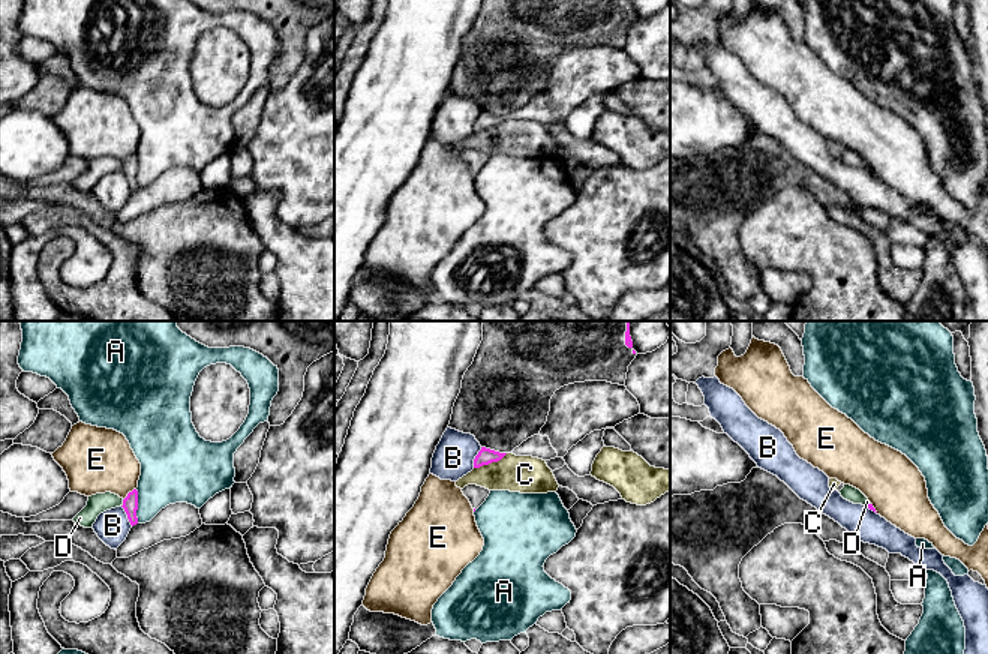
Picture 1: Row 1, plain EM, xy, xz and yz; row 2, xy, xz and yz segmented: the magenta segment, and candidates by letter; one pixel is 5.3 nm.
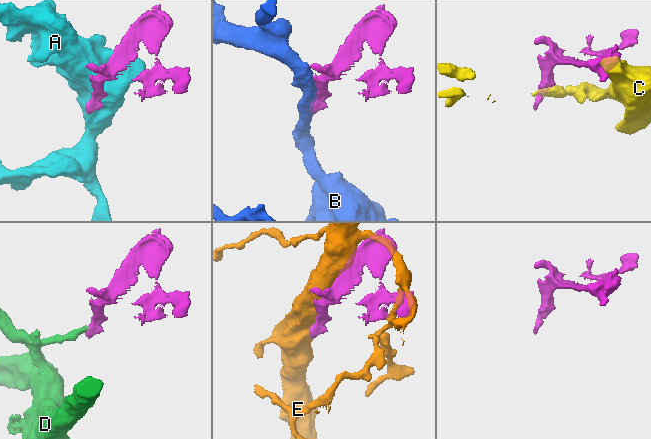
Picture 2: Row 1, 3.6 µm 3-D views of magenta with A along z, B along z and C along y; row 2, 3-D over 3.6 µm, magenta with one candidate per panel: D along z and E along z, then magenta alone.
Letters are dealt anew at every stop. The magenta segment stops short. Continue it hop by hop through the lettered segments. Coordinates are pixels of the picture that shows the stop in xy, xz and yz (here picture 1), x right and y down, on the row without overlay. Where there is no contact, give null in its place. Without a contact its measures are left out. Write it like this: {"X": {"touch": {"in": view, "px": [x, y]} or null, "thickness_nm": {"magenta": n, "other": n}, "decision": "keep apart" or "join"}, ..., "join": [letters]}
{"A": {"touch": {"in": "xy", "px": [137, 170]}, "thickness_nm": {"magenta": 80, "other": 320}, "decision": "keep apart"}, "B": {"touch": {"in": "xy", "px": [128, 180]}, "thickness_nm": {"magenta": 80, "other": 180}, "decision": "keep apart"}, "C": {"touch": {"in": "xz", "px": [491, 126]}, "thickness_nm": {"magenta": 90, "other": 200}, "decision": "keep apart"}, "D": {"touch": {"in": "xy", "px": [123, 167]}, "thickness_nm": {"magenta": 80, "other": 110}, "decision": "keep apart"}, "E": {"touch": {"in": "xy", "px": [128, 158]}, "thickness_nm": {"magenta": 80, "other": 360}, "decision": "keep apart"}, "join": []}

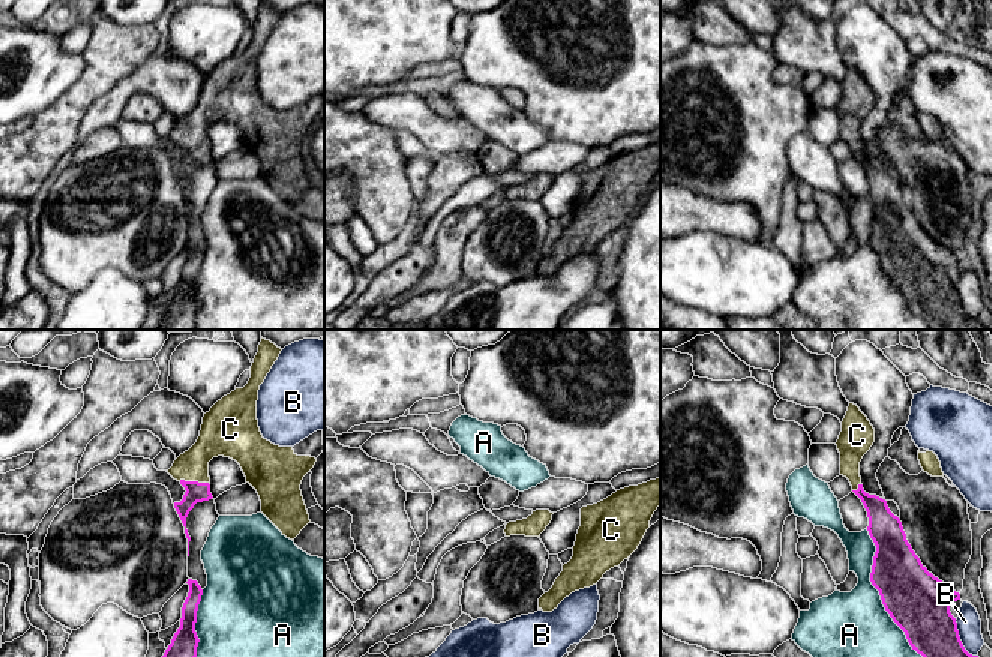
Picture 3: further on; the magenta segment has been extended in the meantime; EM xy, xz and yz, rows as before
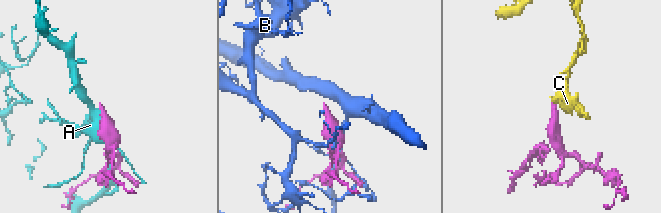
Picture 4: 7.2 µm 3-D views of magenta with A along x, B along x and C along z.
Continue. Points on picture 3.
{"A": {"touch": {"in": "yz", "px": [881, 261]}, "thickness_nm": {"magenta": 320, "other": 440}, "decision": "keep apart"}, "B": {"touch": {"in": "yz", "px": [961, 305]}, "thickness_nm": {"magenta": 280, "other": 130}, "decision": "keep apart"}, "C": {"touch": {"in": "xy", "px": [194, 146]}, "thickness_nm": {"magenta": 110, "other": 170}, "decision": "join"}, "join": ["C"]}

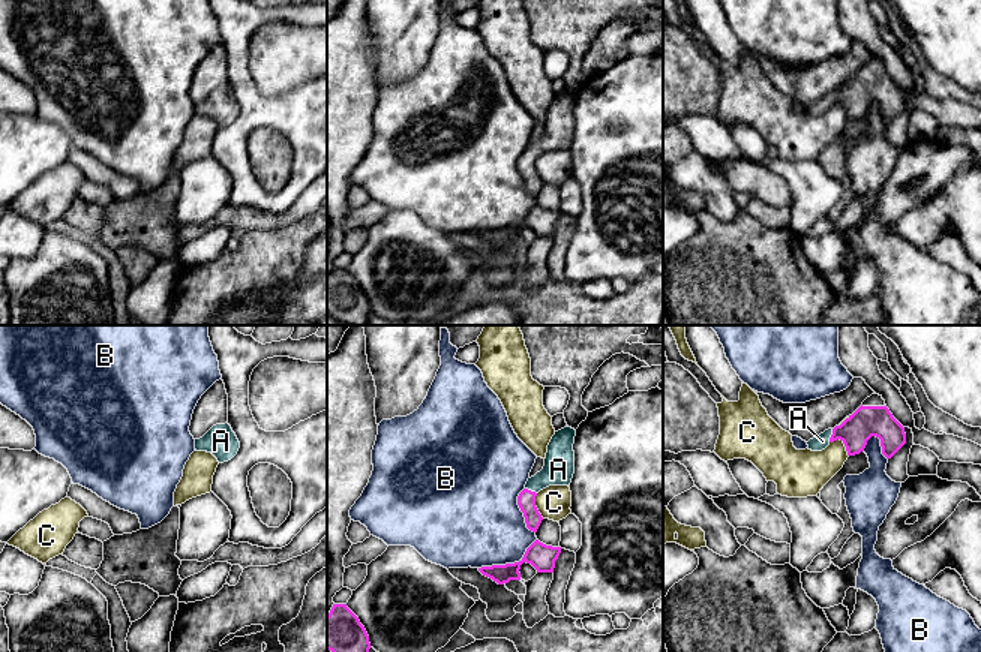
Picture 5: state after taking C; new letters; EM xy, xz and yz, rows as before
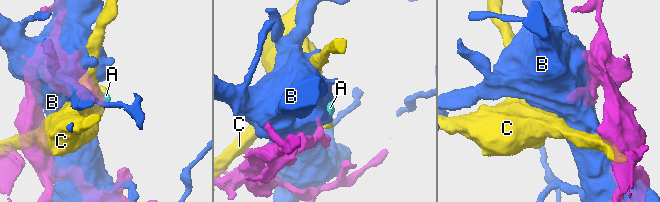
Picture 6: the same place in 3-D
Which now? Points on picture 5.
{"A": {"touch": {"in": "yz", "px": [831, 99]}, "thickness_nm": {"magenta": 170, "other": 80}, "decision": "join"}, "B": {"touch": {"in": "xz", "px": [509, 228]}, "thickness_nm": {"magenta": 140, "other": 440}, "decision": "keep apart"}, "C": {"touch": {"in": "yz", "px": [843, 107]}, "thickness_nm": {"magenta": 170, "other": 220}, "decision": "keep apart"}, "join": ["A"]}

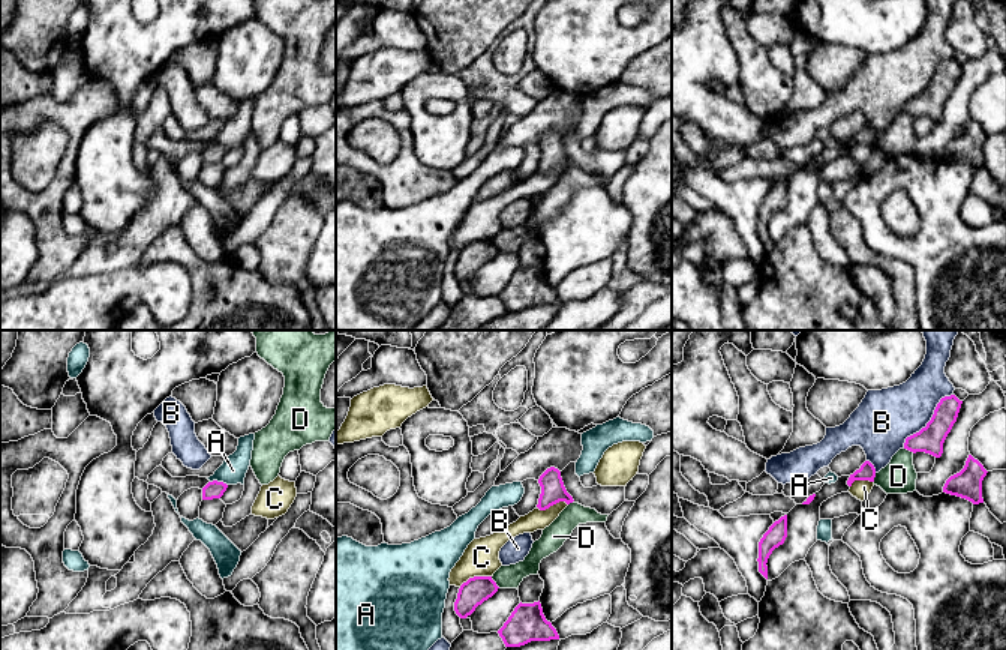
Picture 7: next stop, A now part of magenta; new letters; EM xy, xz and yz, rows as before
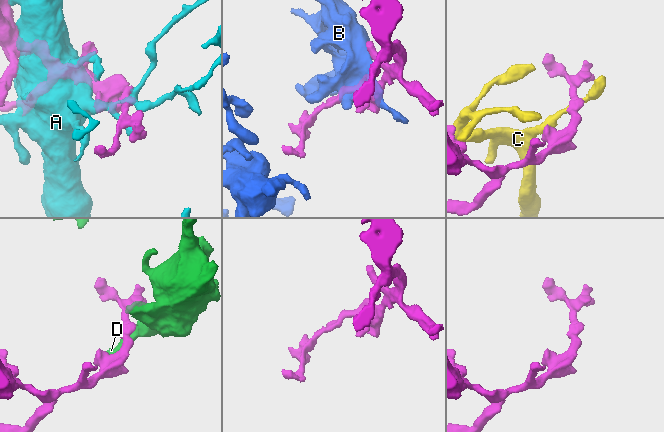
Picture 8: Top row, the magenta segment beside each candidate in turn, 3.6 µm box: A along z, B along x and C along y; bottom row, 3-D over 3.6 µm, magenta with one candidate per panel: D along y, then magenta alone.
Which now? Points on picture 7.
{"A": {"touch": {"in": "xy", "px": [219, 146]}, "thickness_nm": {"magenta": 100, "other": 140}, "decision": "keep apart"}, "B": {"touch": {"in": "yz", "px": [930, 84]}, "thickness_nm": {"magenta": 140, "other": 300}, "decision": "keep apart"}, "C": {"touch": {"in": "xz", "px": [474, 240]}, "thickness_nm": {"magenta": 150, "other": 190}, "decision": "keep apart"}, "D": {"touch": {"in": "xz", "px": [495, 246]}, "thickness_nm": {"magenta": 150, "other": 130}, "decision": "keep apart"}, "join": []}

